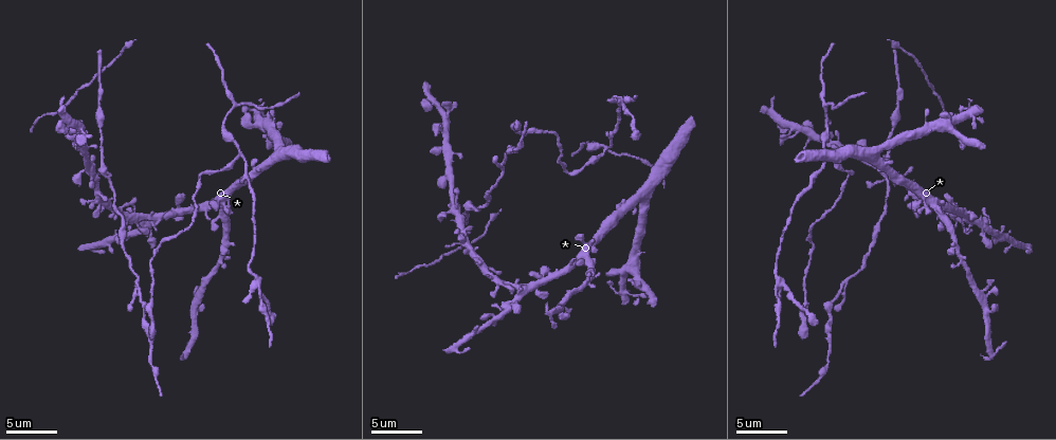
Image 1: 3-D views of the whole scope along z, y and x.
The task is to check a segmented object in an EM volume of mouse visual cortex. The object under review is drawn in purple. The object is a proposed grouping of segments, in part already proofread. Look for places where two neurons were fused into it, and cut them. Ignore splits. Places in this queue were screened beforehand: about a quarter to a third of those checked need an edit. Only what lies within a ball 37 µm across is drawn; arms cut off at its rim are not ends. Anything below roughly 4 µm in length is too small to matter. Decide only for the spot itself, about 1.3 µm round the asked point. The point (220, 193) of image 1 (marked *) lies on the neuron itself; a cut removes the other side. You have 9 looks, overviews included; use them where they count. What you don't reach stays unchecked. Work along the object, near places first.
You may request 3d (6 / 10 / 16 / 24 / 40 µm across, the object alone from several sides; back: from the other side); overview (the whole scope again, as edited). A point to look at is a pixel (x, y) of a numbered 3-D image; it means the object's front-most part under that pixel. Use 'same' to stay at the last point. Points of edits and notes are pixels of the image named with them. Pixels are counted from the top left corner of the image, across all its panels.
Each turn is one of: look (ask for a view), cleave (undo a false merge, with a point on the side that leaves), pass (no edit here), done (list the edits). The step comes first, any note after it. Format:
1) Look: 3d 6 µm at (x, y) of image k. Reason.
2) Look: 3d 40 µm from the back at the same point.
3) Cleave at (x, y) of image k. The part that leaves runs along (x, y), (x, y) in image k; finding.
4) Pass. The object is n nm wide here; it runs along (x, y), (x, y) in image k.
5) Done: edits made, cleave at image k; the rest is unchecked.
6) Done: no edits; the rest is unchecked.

Look: 3d 6 µm at (782, 283) of image 1.

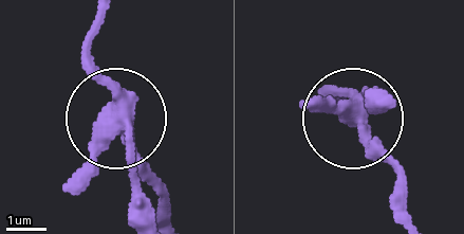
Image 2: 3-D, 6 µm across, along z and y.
Look: 3d 6 µm from the back at (123, 124) of image 2. Other side.

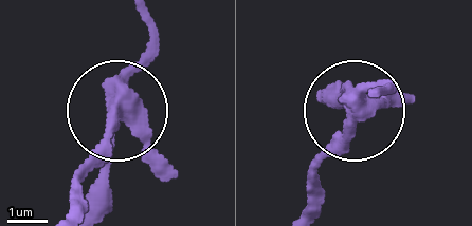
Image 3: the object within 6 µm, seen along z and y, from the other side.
Cleave at (147, 150) of image 3. 4 arms meet here; the part that leaves runs along (113, 95), (107, 143), (73, 203) in image 3; a second neuron is stuck on.

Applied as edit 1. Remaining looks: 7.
Look: 3d 16 µm at (824, 105) of image 1. Three-way junction.

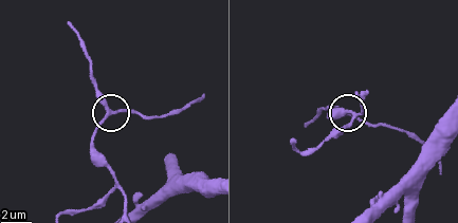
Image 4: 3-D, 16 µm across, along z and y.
Pass. The side arm is 7 µm long; it runs along (65, 214), (113, 182), (94, 144), (110, 110), (92, 85) in image 4; continuous, no second neuron.

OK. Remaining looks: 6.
Look: 3d 16 µm at (898, 102) of image 1. A narrow waist.

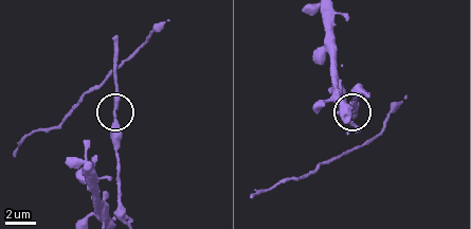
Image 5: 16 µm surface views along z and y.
Look: 3d 6 µm at (116, 114) of image 5.

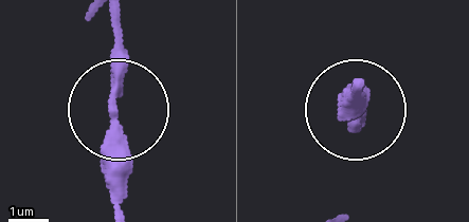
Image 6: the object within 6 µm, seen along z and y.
Pass. It runs along (124, 209), (113, 11) in image 6; one neuron here.

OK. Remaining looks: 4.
Look: 3d 6 µm at (242, 154) of image 1. Branch point.

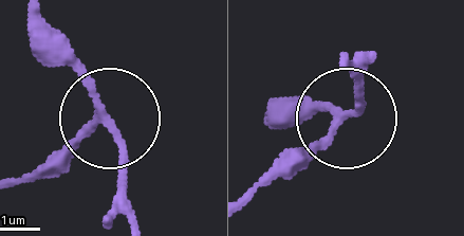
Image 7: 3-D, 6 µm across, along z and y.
Cleave at (63, 151) of image 7. The object is 160 nm wide here; the part that leaves runs along (98, 119), (11, 179) in image 7; a second neuron is stuck on.

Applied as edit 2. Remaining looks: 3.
Done: edits made, cleave at image 3, cleave at image 7; the rest is unchecked.

